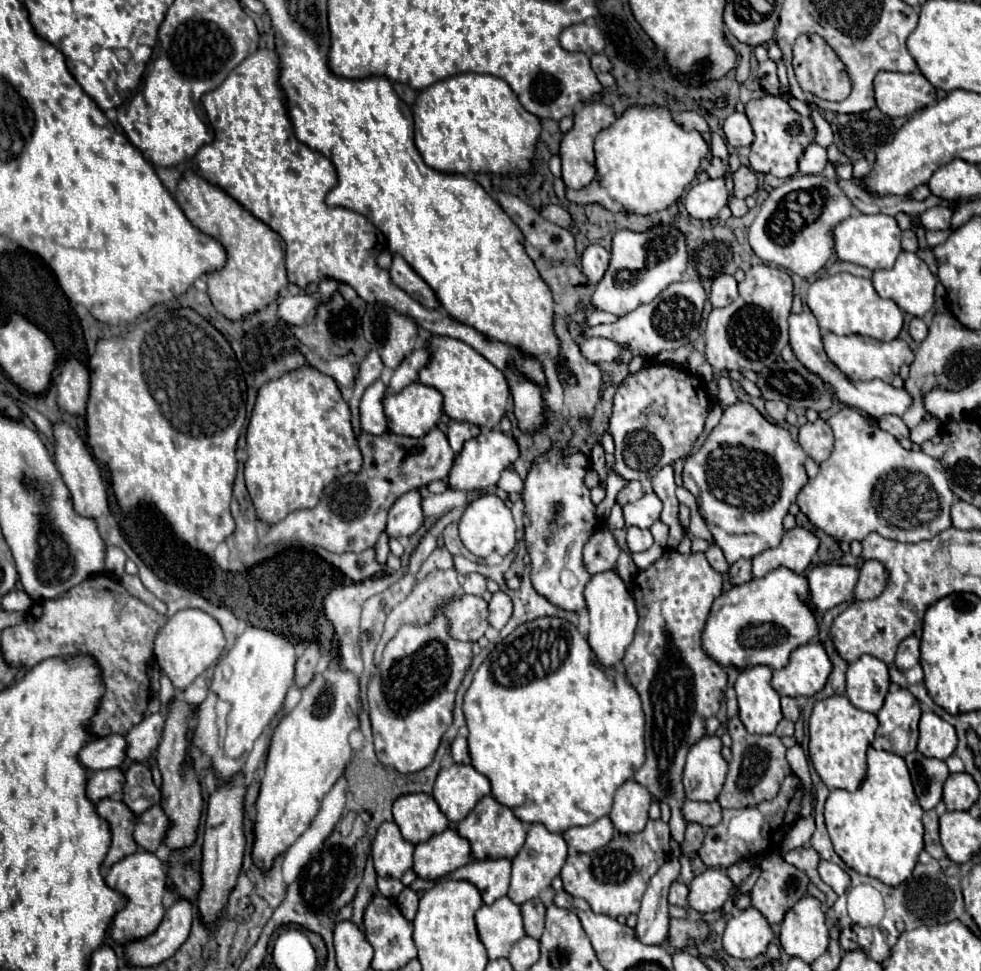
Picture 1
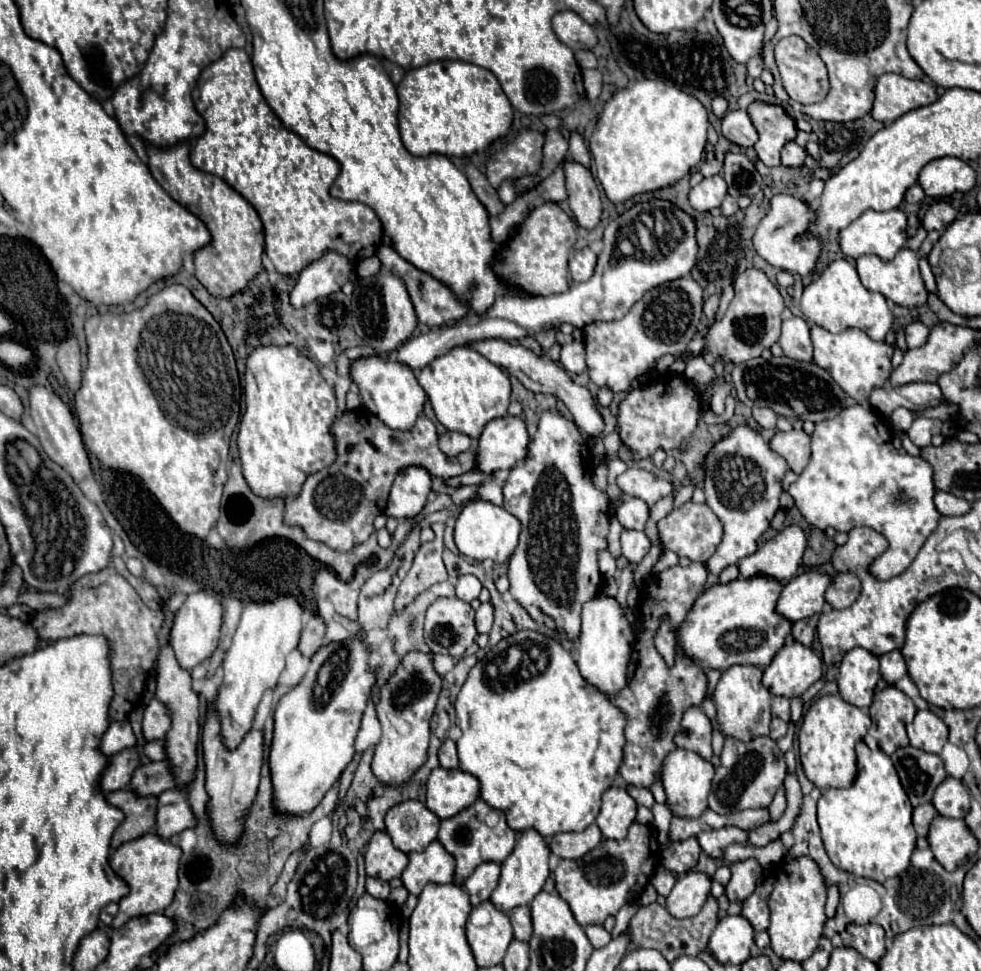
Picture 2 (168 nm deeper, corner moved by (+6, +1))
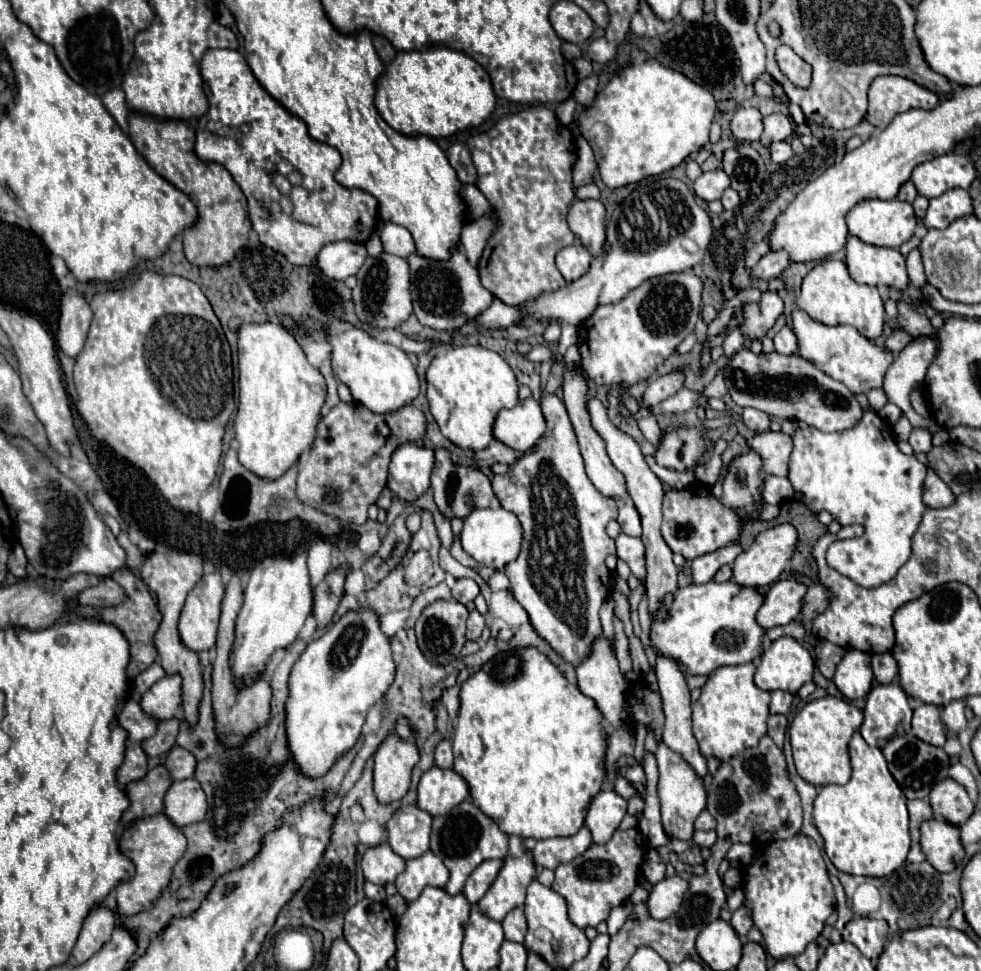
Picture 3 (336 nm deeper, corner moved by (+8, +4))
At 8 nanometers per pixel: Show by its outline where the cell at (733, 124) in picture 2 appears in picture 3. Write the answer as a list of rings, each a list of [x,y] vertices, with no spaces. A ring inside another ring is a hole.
[[[740,107],[732,121],[730,129],[738,141],[758,141],[762,135],[762,113],[754,107]]]

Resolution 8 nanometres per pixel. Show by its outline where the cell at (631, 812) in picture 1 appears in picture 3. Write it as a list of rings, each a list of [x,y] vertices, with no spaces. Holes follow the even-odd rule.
[[[602,789],[588,807],[584,817],[584,825],[592,833],[594,843],[606,843],[620,821],[626,815],[626,799],[622,799],[612,789]]]

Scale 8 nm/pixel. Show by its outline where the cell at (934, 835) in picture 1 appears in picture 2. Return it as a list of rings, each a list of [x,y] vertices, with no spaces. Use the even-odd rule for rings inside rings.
[[[922,804],[918,808],[914,808],[912,822],[914,822],[914,830],[918,834],[918,848],[920,850],[928,848],[928,828],[930,828],[930,822],[934,820],[934,816],[937,815],[938,812],[932,804]]]

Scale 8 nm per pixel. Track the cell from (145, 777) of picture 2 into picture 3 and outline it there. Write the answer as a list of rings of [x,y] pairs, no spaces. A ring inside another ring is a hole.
[[[176,745],[170,751],[168,759],[166,759],[166,767],[168,767],[168,771],[170,771],[170,775],[172,775],[174,781],[176,779],[188,779],[196,771],[196,757],[188,749]]]

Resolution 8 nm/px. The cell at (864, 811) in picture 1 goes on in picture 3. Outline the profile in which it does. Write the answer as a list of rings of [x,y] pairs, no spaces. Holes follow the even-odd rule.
[[[856,731],[848,743],[852,777],[846,785],[826,785],[814,801],[814,823],[824,839],[824,851],[838,871],[850,875],[886,877],[906,861],[910,849],[906,799],[892,779],[880,749],[868,747]]]

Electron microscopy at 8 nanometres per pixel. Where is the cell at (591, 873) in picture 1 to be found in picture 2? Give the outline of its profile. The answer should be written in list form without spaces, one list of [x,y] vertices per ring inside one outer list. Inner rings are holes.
[[[634,822],[622,840],[602,840],[592,852],[580,860],[560,860],[554,870],[556,890],[568,902],[580,926],[602,924],[608,916],[616,916],[624,904],[636,902],[654,870],[660,864],[660,844],[648,824]]]

